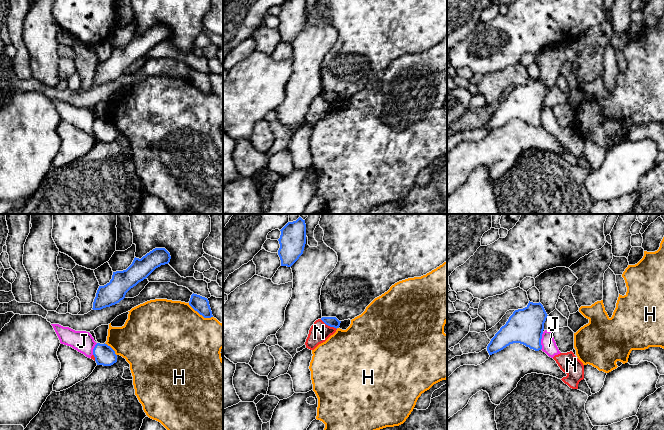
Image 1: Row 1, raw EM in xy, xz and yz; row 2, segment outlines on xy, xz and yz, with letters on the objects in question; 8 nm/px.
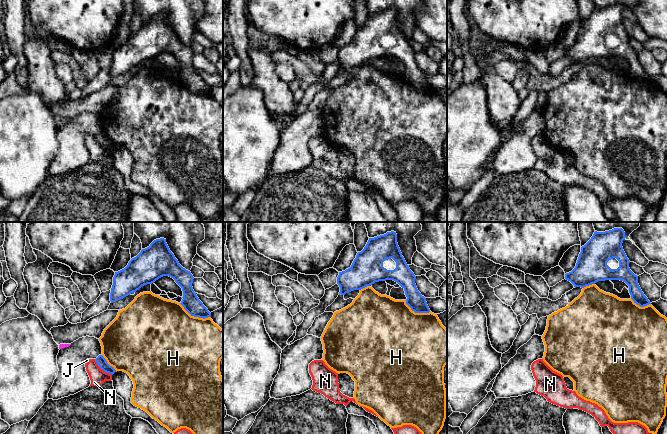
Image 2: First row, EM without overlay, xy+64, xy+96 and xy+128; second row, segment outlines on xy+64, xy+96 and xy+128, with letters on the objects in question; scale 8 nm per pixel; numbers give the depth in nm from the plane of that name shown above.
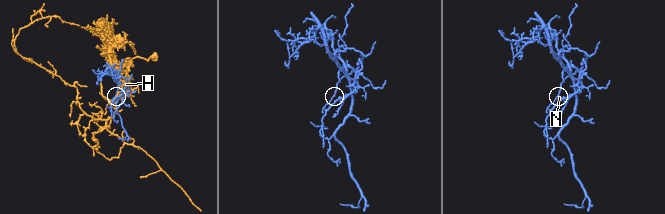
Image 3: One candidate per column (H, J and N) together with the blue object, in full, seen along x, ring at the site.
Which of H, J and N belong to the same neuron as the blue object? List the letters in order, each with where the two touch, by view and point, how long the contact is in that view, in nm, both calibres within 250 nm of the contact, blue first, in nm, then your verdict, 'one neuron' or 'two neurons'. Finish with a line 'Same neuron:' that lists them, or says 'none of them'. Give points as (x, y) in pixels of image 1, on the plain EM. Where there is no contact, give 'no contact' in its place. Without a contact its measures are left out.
H: xy (200, 90) | 240 nm | 130/500 nm | two neurons
J: yz (540, 117) | 150 nm | 280/120 nm | two neurons
N: xz (328, 101) | 160 nm | 80/160 nm | two neurons
Same neuron: none of them

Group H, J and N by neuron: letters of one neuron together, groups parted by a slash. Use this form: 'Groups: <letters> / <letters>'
Groups: H / J N

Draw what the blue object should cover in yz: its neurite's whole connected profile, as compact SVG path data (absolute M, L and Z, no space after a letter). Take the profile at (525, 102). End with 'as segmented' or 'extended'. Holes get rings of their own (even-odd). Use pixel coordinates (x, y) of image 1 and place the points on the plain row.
M529 77L525 84L515 86L488 120L489 131L497 129L513 119L523 120L535 127L541 126L541 115L547 92L540 78Z; as segmented

